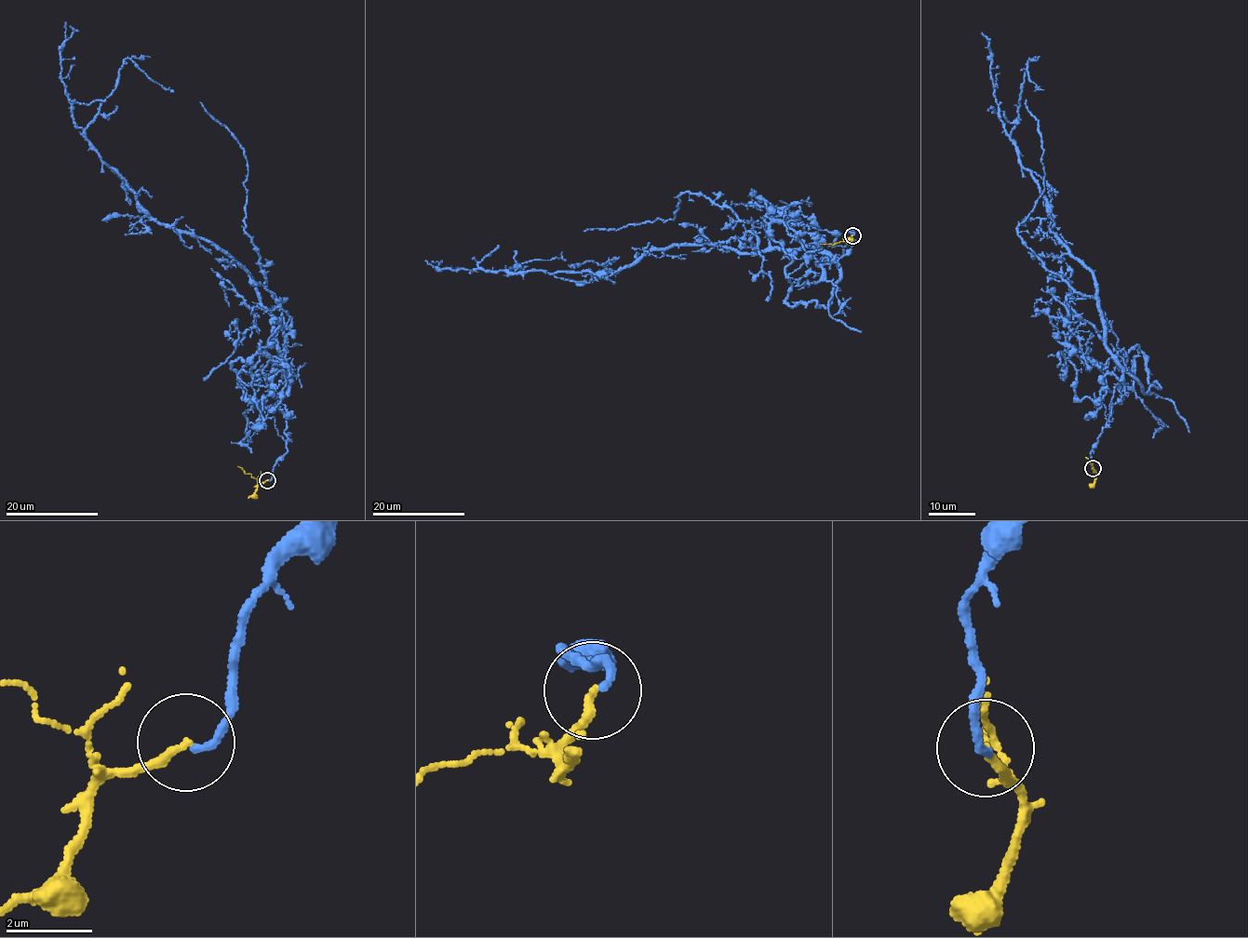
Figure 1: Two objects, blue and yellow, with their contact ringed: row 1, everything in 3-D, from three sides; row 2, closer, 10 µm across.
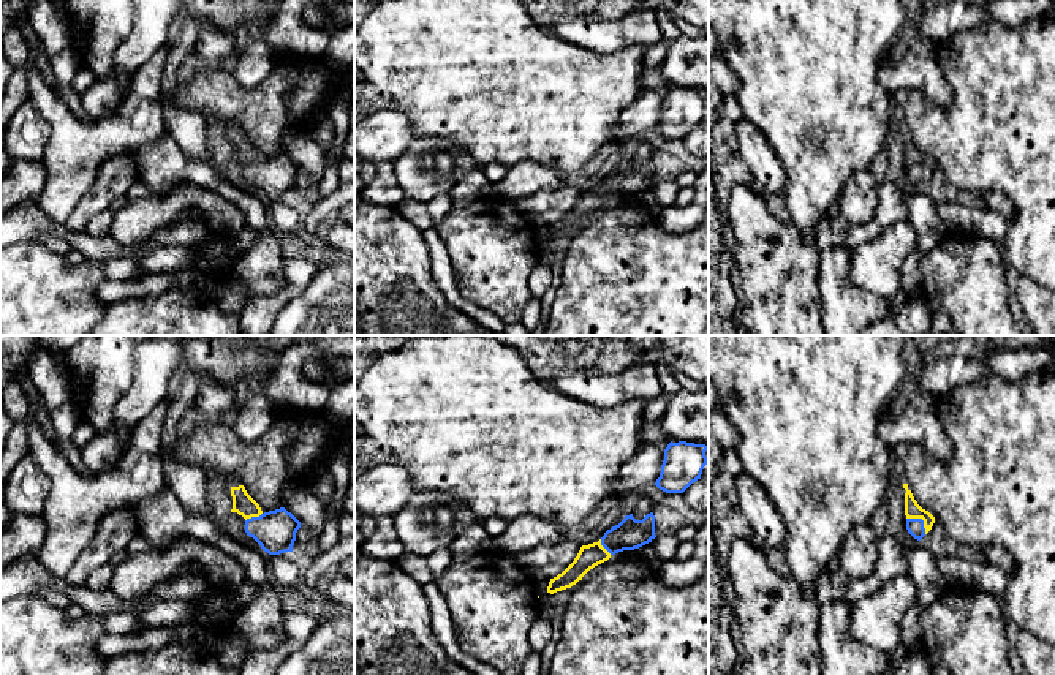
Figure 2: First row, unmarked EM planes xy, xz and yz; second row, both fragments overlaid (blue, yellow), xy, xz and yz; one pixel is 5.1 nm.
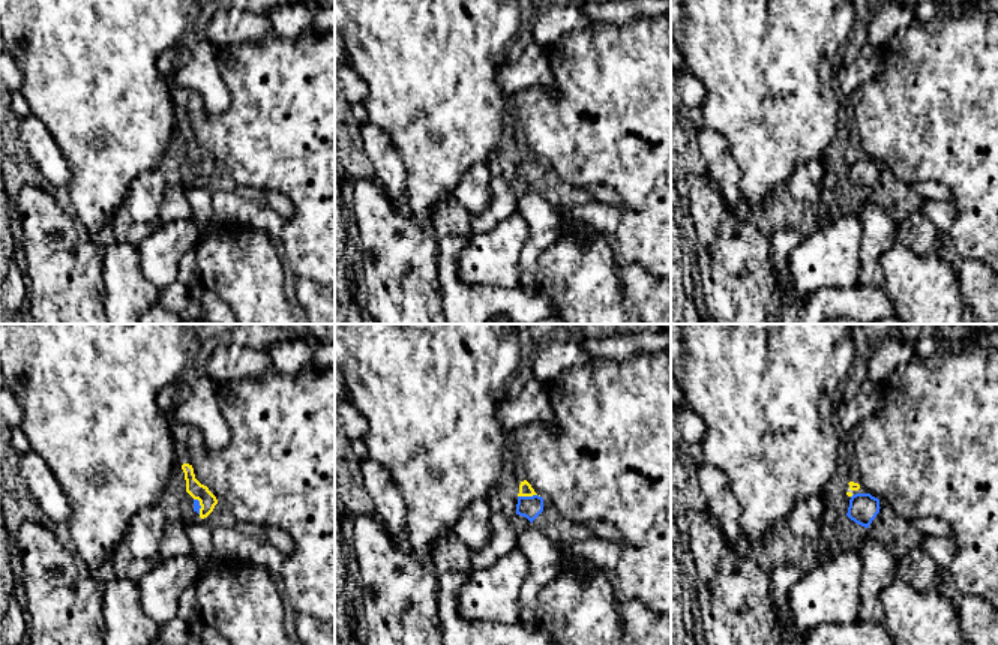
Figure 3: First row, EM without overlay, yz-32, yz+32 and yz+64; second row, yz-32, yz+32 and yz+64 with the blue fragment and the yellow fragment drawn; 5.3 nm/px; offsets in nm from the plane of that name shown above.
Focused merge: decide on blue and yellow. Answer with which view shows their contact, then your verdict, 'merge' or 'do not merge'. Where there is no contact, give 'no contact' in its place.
contact in yz; merge

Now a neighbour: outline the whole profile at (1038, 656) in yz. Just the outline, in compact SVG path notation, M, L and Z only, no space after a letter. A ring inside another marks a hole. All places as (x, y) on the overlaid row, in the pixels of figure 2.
M1019 631L1017 653L1028 675L1055 675L1055 645Z

